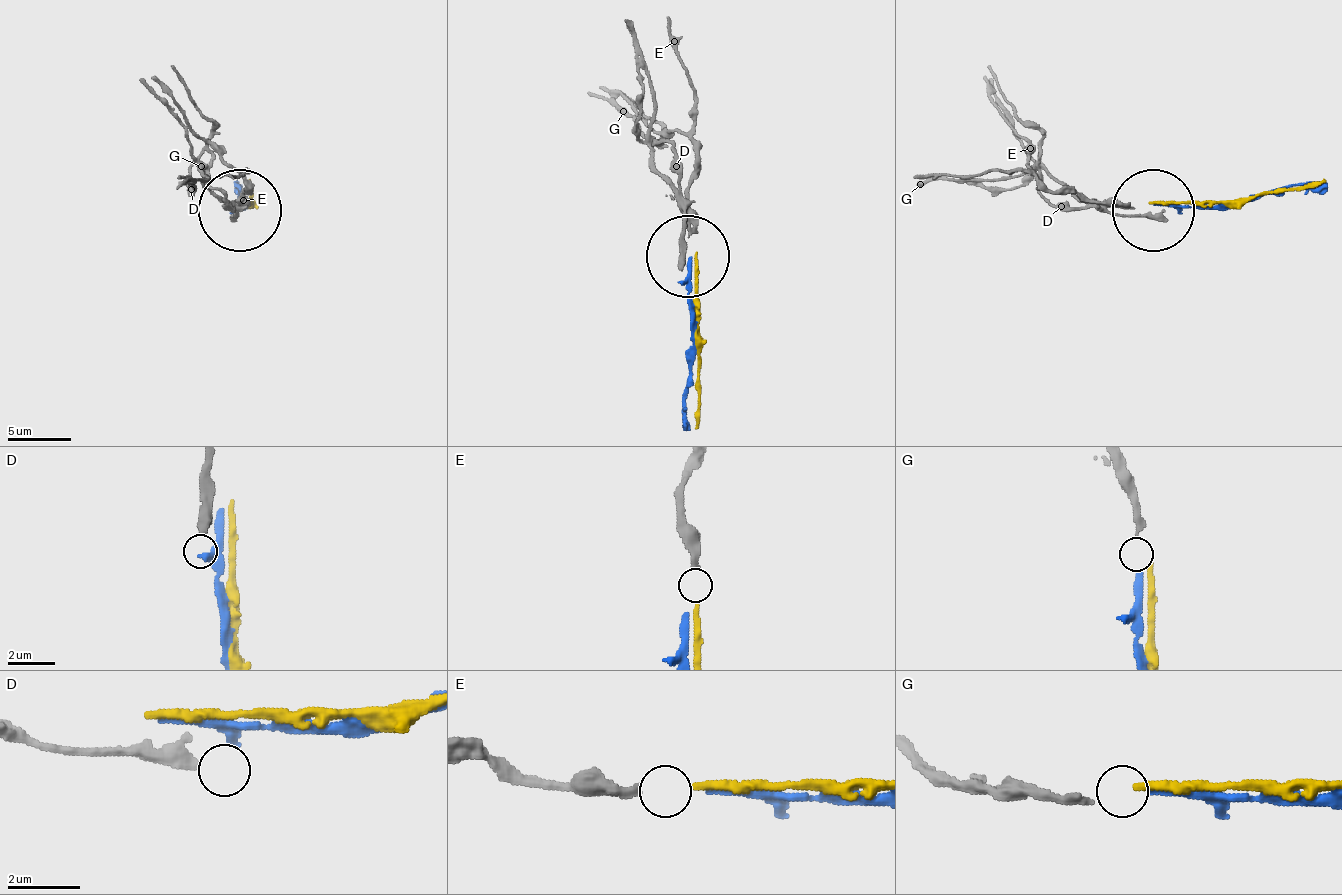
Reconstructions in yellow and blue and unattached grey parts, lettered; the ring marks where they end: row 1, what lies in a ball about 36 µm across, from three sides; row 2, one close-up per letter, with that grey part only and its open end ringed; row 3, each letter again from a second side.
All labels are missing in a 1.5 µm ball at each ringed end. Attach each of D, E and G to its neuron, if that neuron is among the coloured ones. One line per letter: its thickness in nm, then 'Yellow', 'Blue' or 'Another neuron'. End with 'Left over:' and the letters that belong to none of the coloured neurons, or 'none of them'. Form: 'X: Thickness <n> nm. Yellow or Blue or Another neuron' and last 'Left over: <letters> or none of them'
D: Thickness 440 nm. Another neuron
E: Thickness 320 nm. Yellow
G: Thickness 240 nm. Blue
Left over: D

